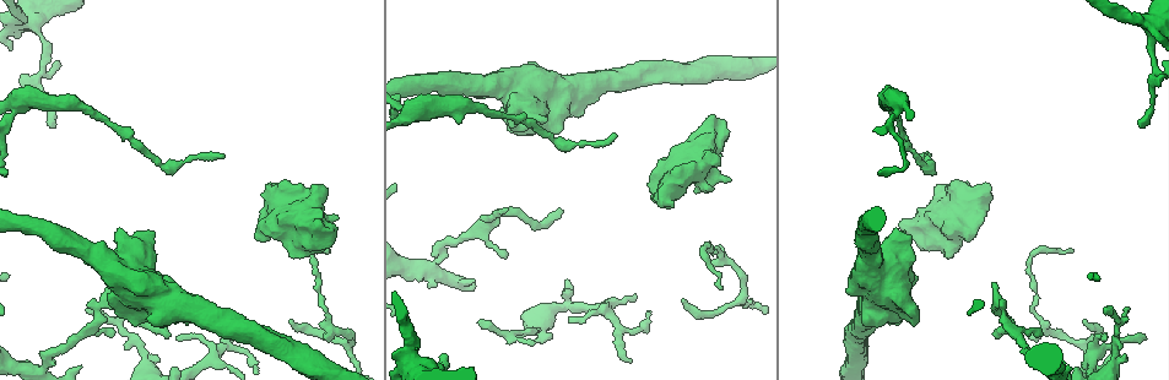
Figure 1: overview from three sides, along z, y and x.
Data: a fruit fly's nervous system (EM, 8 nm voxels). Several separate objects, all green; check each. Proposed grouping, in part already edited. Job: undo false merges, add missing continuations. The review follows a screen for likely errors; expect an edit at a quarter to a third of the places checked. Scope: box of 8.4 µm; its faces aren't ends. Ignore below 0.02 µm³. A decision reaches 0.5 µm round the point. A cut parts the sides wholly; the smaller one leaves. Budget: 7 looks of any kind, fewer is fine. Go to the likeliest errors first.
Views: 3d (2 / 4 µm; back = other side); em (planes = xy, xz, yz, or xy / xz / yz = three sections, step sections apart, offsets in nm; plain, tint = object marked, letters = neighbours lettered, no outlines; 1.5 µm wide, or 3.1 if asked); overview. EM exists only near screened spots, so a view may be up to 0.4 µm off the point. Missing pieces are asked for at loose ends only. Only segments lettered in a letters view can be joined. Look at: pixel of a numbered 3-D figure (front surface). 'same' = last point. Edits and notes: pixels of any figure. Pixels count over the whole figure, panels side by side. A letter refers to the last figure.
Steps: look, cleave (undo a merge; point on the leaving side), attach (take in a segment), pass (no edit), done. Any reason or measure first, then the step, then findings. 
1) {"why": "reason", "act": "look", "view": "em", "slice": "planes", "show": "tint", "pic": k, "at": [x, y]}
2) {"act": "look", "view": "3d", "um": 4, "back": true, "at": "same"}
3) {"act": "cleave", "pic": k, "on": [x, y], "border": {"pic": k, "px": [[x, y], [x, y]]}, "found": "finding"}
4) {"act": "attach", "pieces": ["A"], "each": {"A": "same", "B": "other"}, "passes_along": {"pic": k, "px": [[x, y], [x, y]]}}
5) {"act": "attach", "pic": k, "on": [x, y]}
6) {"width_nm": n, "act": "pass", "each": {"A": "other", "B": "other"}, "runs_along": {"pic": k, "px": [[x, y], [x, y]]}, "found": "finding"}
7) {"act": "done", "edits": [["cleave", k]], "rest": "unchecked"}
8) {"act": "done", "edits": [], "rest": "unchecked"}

{"why": "thin end", "act": "look", "view": "3d", "um": 2, "pic": 1, "at": [629, 361]}

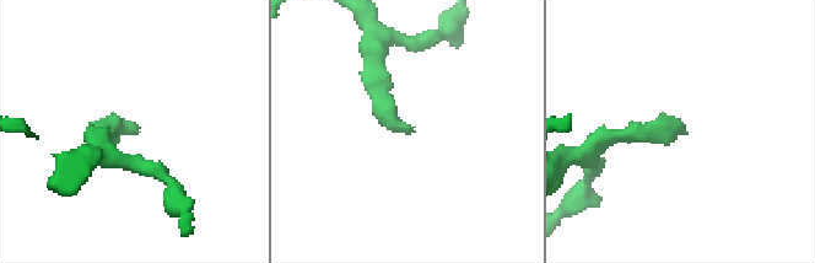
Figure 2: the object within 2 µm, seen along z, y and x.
{"act": "look", "view": "em", "slice": "planes", "show": "letters", "pic": 2, "at": [688, 134]}

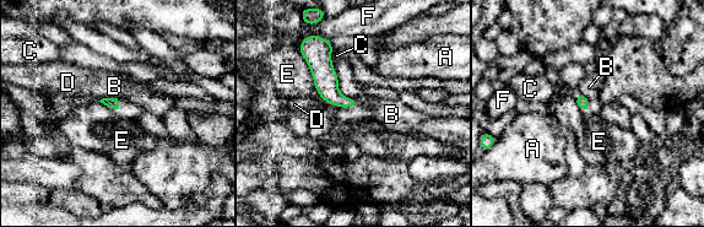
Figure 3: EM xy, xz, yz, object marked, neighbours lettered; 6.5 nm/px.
{"act": "pass", "each": {"A": "other", "B": "other", "C": "other", "D": "other", "E": "other", "F": "other"}, "border": {"pic": 3, "px": [[297, 48], [321, 98]]}, "found": "no lettered segment goes on from it"}

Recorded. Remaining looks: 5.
{"why": "branch stops here", "act": "look", "view": "em", "slice": "xy", "step": 8, "show": "letters", "pic": 1, "at": [730, 179]}

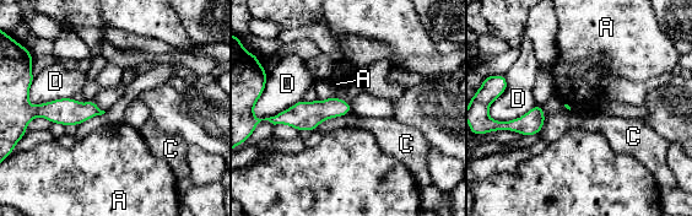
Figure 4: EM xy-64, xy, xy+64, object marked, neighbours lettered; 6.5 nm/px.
{"act": "pass", "each": {"A": "other", "C": "other", "D": "other"}, "border": {"pic": 4, "px": [[351, 112], [342, 117]]}, "found": "no lettered segment goes on from it"}

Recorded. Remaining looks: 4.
{"why": "thick turns thin", "act": "look", "view": "em", "slice": "planes", "show": "letters", "pic": 1, "at": [1120, 332]}

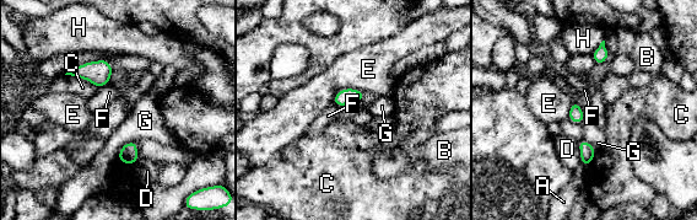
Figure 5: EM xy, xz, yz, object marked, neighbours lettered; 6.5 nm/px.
{"act": "pass", "each": {"A": "other", "B": "other", "C": "other", "D": "other", "E": "other", "F": "other", "G": "other", "H": "other"}, "border": {"pic": 5, "px": [[108, 82], [98, 89]]}, "found": "all the same neuron"}

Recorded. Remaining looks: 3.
{"act": "done", "edits": [], "rest": "unchecked"}

